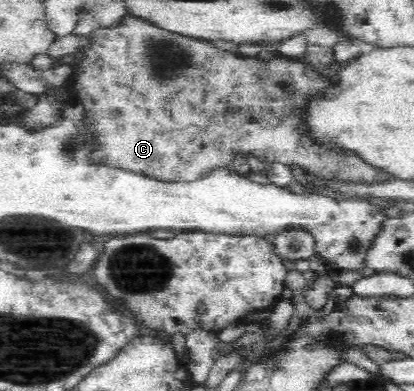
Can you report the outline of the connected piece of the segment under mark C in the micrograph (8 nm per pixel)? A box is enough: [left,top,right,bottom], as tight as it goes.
[71,16,388,181]

